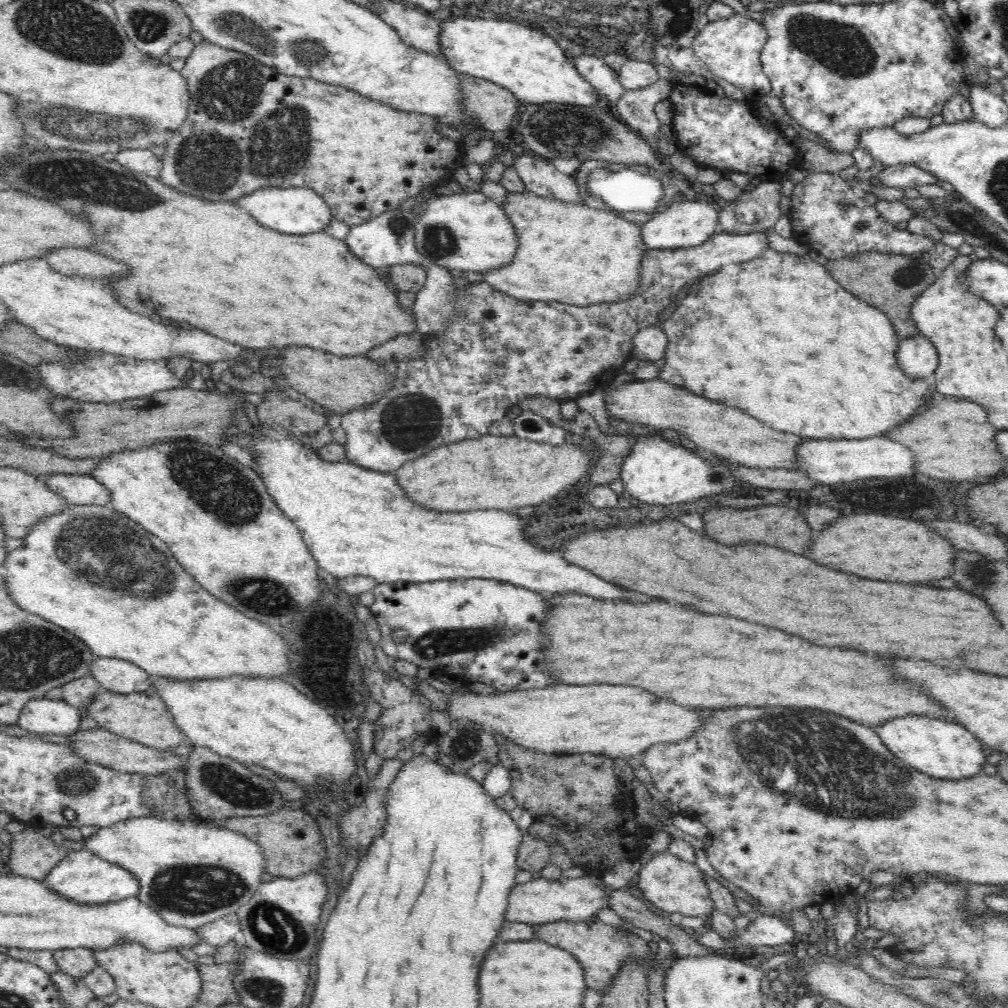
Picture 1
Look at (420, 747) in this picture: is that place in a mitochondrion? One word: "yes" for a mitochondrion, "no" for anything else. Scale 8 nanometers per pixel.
no

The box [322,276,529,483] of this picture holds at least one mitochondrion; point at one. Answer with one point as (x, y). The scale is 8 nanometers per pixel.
(412, 422)

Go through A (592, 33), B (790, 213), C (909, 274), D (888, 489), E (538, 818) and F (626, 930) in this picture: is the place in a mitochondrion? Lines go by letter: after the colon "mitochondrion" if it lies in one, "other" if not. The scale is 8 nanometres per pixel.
A: mitochondrion
B: other
C: mitochondrion
D: other
E: other
F: other

